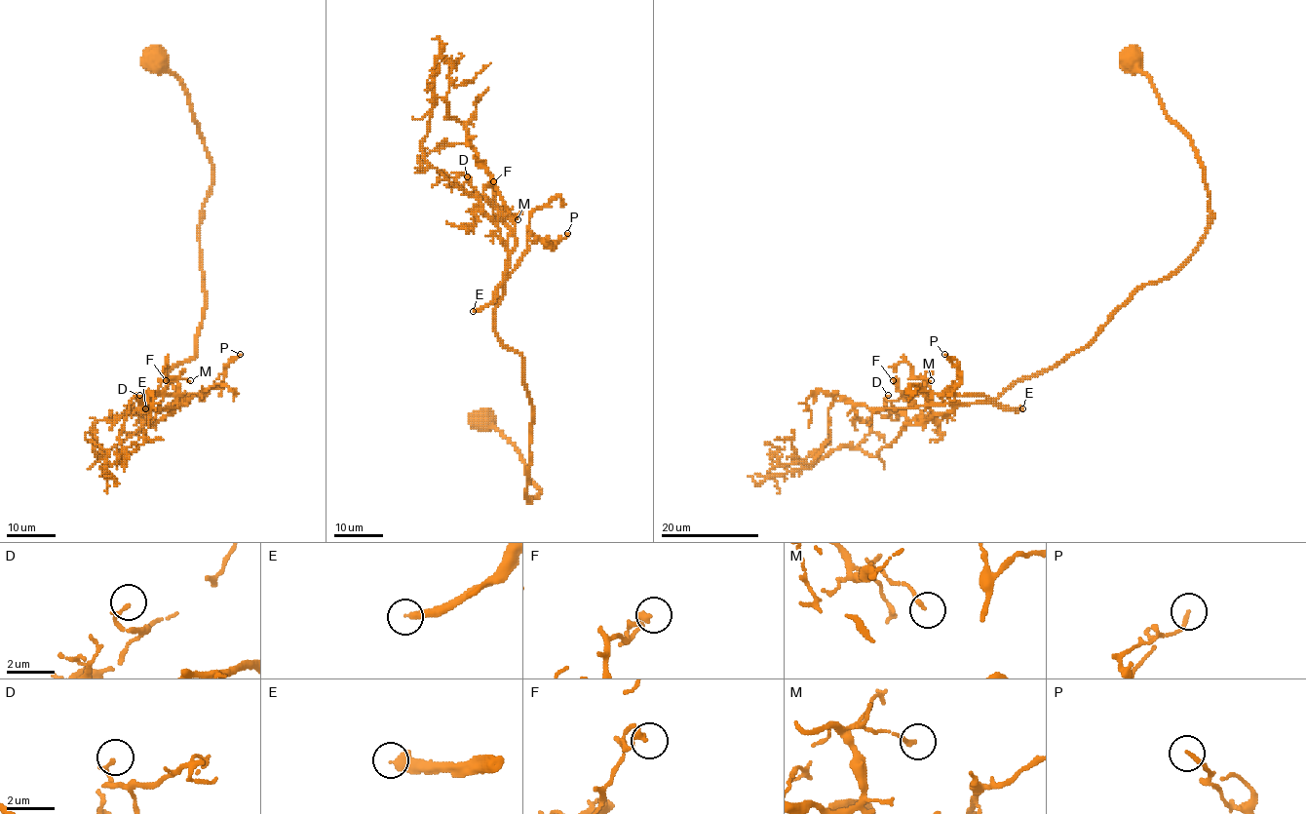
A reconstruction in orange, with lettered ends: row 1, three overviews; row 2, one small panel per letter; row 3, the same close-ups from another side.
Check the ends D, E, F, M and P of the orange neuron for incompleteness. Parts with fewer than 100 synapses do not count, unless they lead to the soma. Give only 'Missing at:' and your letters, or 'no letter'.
Missing at: E

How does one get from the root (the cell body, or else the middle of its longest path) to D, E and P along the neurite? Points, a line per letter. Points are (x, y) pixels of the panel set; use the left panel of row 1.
D: (155, 61), (186, 95), (212, 184), (199, 227), (205, 312), (196, 351), (167, 373), (181, 402), (139, 395)
E: (155, 61), (186, 95), (212, 184), (199, 227), (205, 312), (196, 351), (167, 373), (175, 400), (145, 408)
P: (155, 61), (179, 80), (212, 165), (205, 312), (195, 354), (167, 373), (175, 397), (217, 388), (240, 354)

